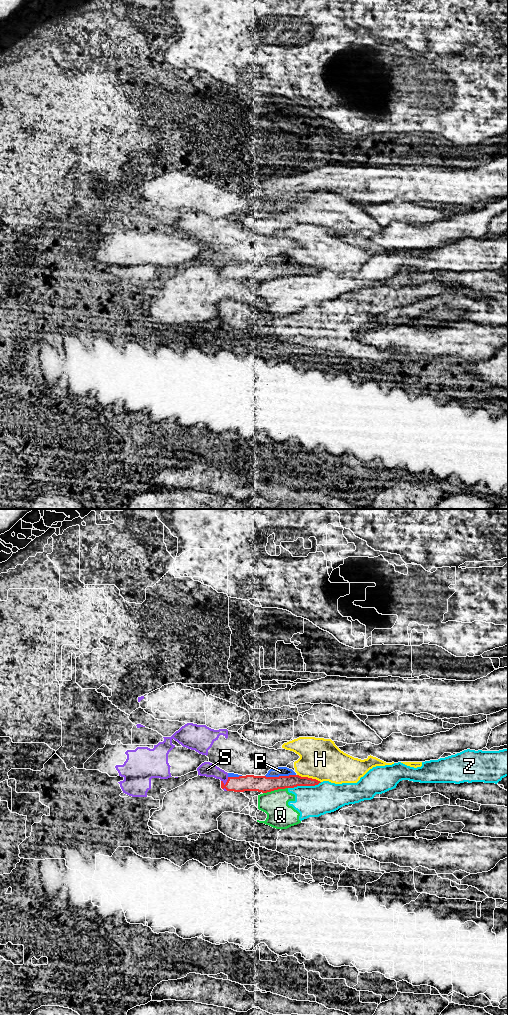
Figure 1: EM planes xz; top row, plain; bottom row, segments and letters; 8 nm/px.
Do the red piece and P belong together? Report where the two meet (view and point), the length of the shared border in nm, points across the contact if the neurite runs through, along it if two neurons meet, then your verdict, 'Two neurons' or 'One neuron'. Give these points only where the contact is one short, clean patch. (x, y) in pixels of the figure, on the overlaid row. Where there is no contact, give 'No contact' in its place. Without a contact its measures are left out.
Touches red at xz (280, 776). Shared border 240 nm. Boundary: xz (295, 774), (265, 776). Two neurons

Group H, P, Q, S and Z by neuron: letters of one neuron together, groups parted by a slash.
H S / P / Q Z

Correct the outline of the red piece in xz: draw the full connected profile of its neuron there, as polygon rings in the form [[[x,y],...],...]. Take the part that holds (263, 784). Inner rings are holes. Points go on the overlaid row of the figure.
[[[246,775],[228,777],[225,784],[221,781],[221,788],[234,792],[258,791],[267,793],[278,789],[294,788],[297,786],[315,786],[319,783],[321,782],[316,779],[301,777],[299,775],[279,777]]]

